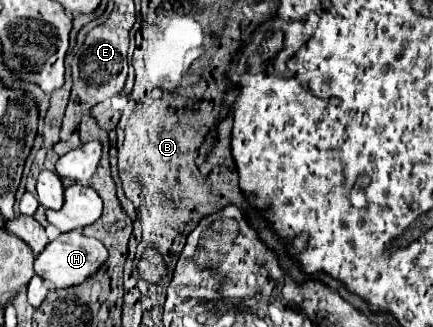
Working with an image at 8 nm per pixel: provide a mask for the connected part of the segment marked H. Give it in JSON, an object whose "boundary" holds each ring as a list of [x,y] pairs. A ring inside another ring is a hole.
{"boundary":[[[72,230],[52,240],[46,246],[46,252],[42,252],[42,256],[34,260],[34,270],[40,278],[46,280],[50,288],[70,288],[70,286],[80,286],[84,280],[96,274],[106,260],[108,260],[108,250],[100,240],[84,236],[82,230]]]}

